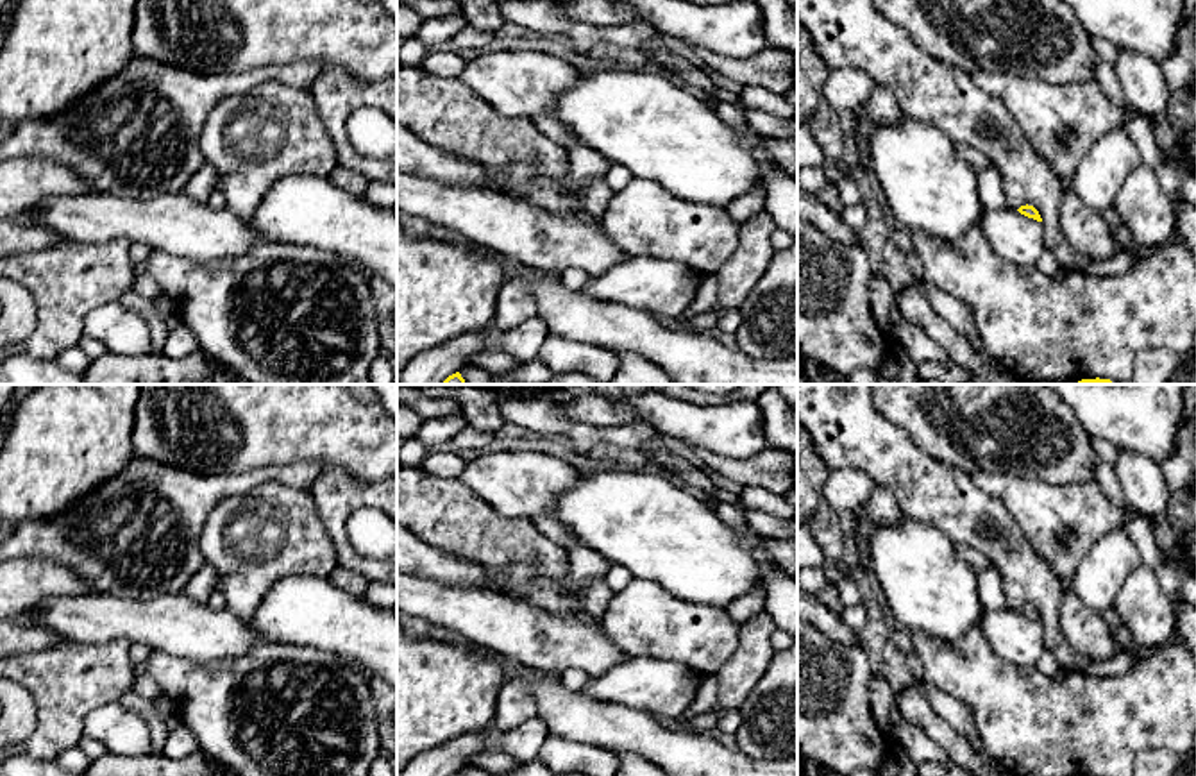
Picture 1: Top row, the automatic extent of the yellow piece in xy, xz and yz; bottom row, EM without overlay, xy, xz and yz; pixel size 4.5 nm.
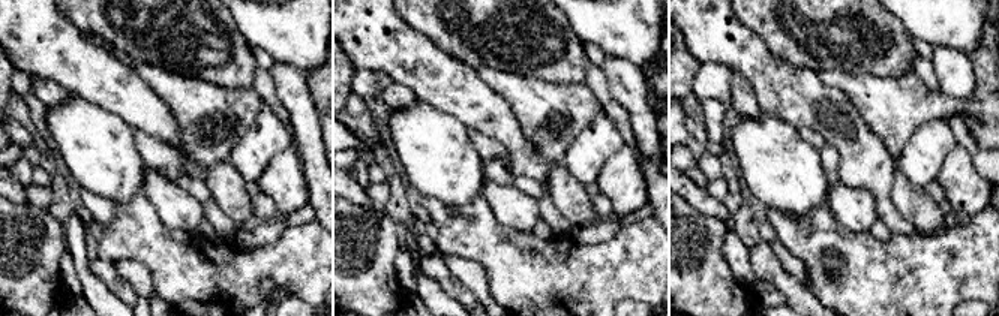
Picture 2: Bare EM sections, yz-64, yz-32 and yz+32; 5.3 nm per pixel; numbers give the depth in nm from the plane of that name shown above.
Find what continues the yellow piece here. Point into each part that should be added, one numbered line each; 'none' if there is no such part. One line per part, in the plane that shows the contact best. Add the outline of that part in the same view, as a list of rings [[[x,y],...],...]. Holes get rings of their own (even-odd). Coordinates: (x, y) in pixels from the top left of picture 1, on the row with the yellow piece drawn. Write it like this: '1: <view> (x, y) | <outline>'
none

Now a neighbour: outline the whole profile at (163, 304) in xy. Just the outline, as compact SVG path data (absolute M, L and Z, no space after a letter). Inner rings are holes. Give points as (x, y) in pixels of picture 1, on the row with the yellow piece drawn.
M159 297L154 300L154 306L159 313L159 316L164 320L166 329L173 329L181 324L177 308L168 297Z

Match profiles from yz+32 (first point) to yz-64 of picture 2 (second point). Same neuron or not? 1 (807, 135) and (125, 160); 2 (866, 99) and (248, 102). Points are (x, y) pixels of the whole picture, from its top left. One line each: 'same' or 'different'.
1: different
2: same

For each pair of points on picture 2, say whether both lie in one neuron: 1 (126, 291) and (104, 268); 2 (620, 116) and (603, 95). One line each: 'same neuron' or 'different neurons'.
1: same neuron
2: same neuron

